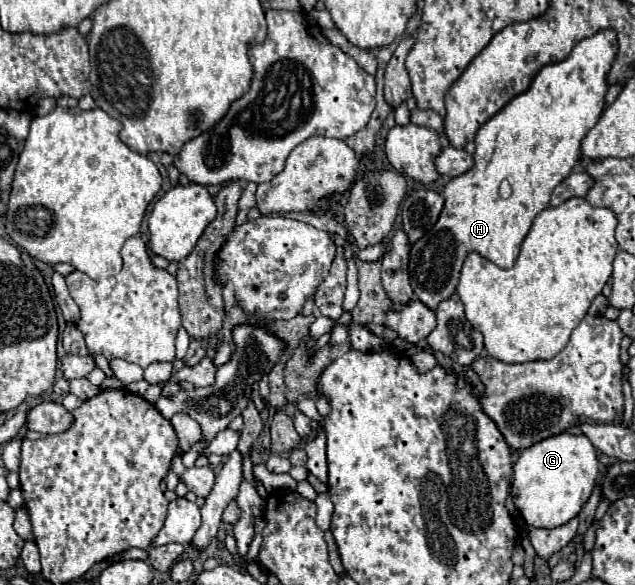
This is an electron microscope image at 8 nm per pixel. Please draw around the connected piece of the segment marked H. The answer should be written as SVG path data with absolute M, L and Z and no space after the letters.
M602 29L596 35L582 39L574 45L564 61L544 65L524 93L508 101L478 129L474 139L474 167L446 183L442 193L446 203L438 223L428 235L416 241L410 251L410 283L414 295L424 305L436 309L440 301L448 299L456 291L460 267L470 251L478 251L482 257L504 269L514 265L534 217L548 207L554 187L574 171L582 155L582 139L598 123L606 107L606 93L610 87L608 73L612 69L616 53L618 41L614 29Z

